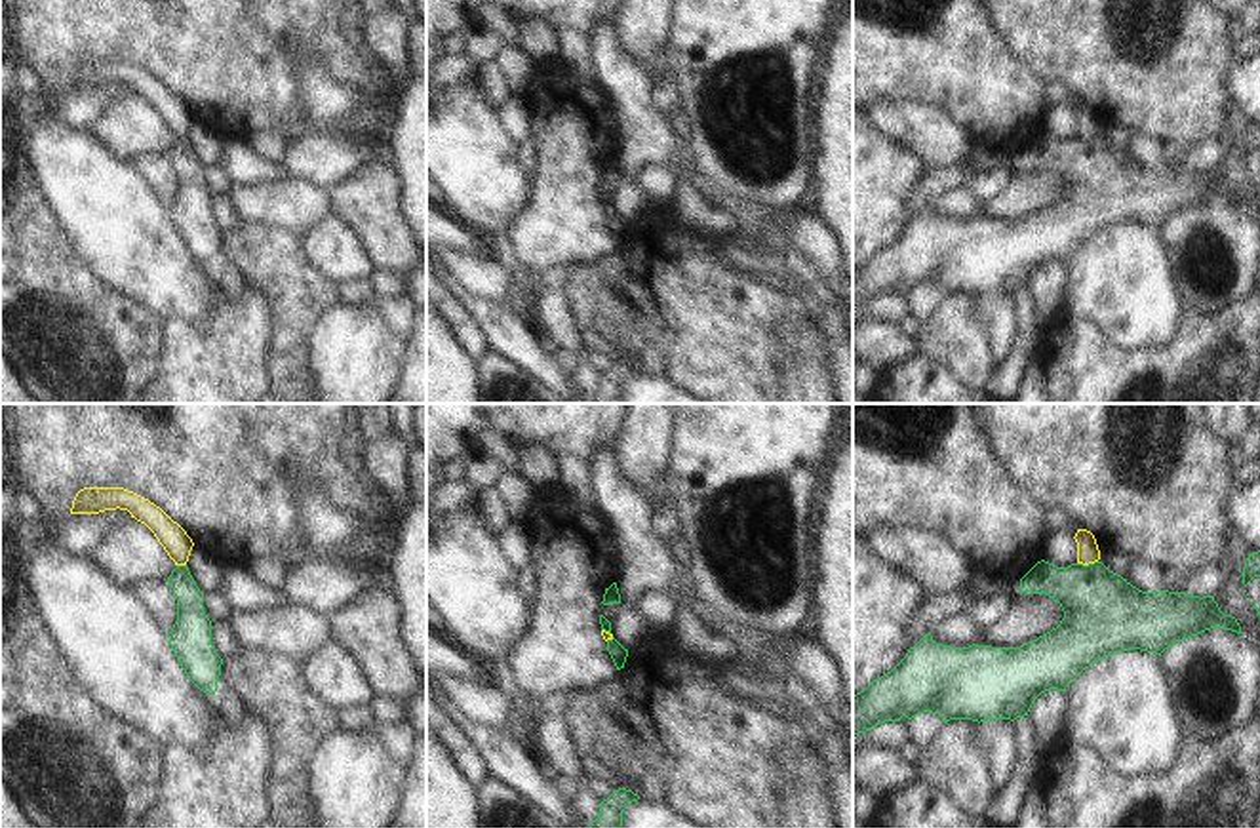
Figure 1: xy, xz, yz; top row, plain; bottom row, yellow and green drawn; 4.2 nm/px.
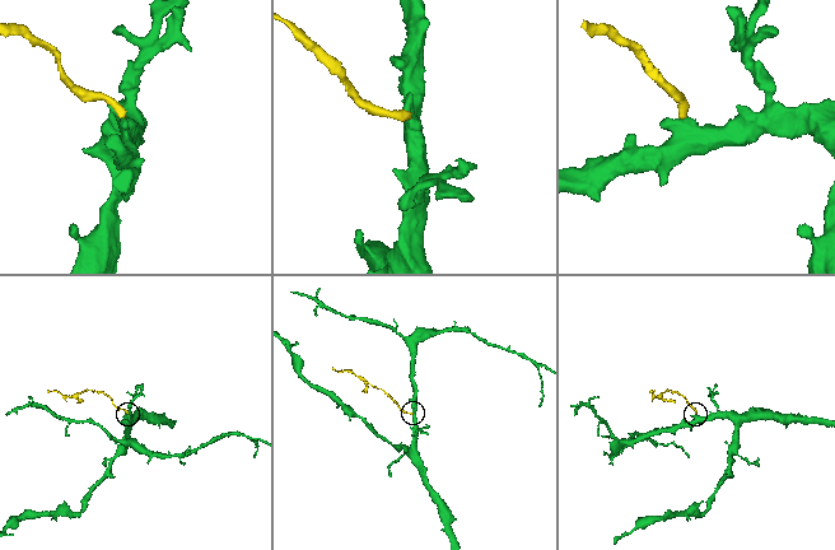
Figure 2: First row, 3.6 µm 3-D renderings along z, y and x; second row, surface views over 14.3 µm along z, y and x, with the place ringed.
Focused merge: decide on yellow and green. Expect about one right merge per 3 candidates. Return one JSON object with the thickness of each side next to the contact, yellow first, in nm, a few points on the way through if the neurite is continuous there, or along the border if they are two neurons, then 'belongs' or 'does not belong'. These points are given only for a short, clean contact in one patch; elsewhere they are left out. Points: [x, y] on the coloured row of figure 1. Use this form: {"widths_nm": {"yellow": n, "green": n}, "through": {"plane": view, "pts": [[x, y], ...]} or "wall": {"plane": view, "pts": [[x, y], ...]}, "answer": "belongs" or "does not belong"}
{"widths_nm": {"yellow": 100, "green": 340}, "wall": {"plane": "yz", "pts": [[1097, 560], [1078, 564]]}, "answer": "does not belong"}

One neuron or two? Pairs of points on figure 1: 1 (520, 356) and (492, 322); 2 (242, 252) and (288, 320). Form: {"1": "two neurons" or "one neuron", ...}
{"1": "one neuron", "2": "one neuron"}

